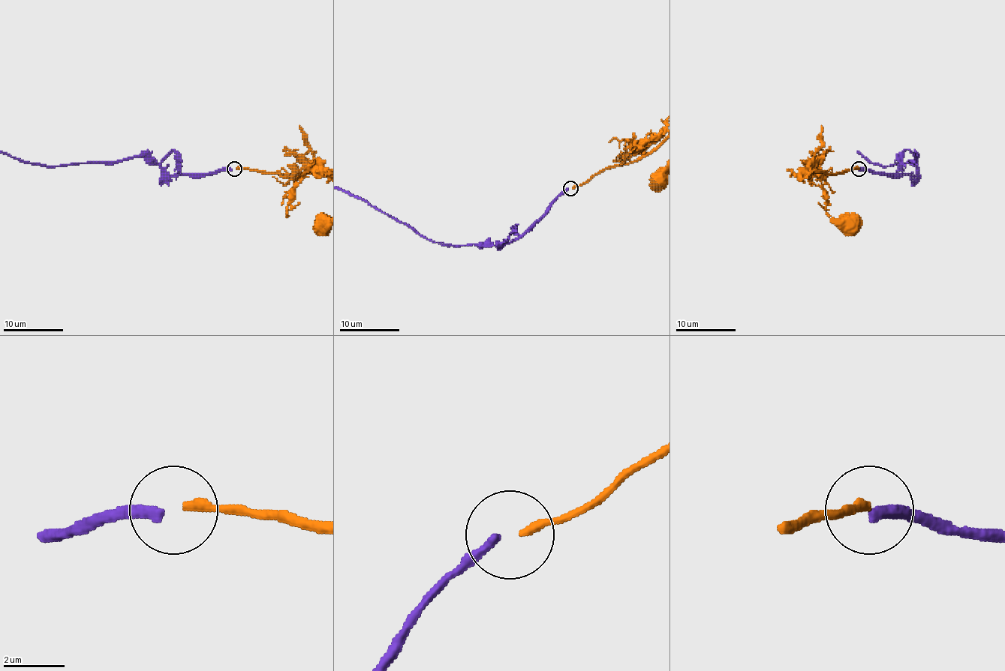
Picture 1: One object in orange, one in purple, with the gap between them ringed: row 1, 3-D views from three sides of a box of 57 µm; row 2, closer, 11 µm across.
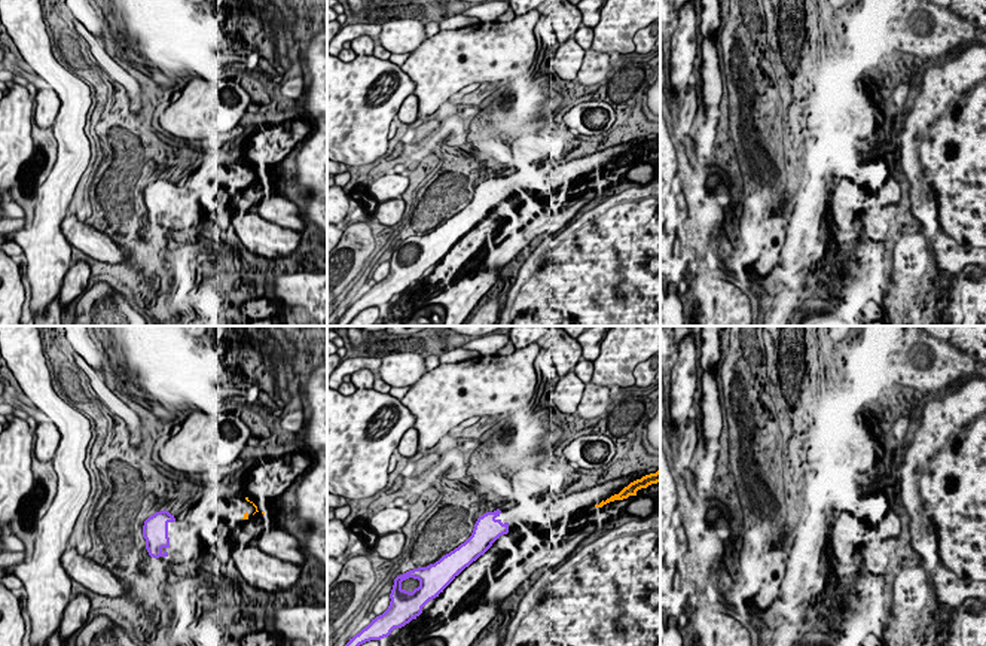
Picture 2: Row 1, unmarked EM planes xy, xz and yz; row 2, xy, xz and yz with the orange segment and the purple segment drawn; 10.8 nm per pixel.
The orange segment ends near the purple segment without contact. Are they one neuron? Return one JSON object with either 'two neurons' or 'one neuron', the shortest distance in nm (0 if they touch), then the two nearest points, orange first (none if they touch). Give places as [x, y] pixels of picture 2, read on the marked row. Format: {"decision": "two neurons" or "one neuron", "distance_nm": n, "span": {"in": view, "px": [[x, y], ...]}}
{"decision": "two neurons", "distance_nm": 750, "span": {"in": "xy", "px": [[243, 518], [174, 518]]}}

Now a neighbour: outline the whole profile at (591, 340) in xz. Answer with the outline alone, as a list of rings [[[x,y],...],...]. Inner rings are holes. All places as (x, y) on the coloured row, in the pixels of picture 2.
[[[590,326],[577,338],[583,350],[584,360],[596,360],[601,353],[601,342],[605,338],[610,326]]]

